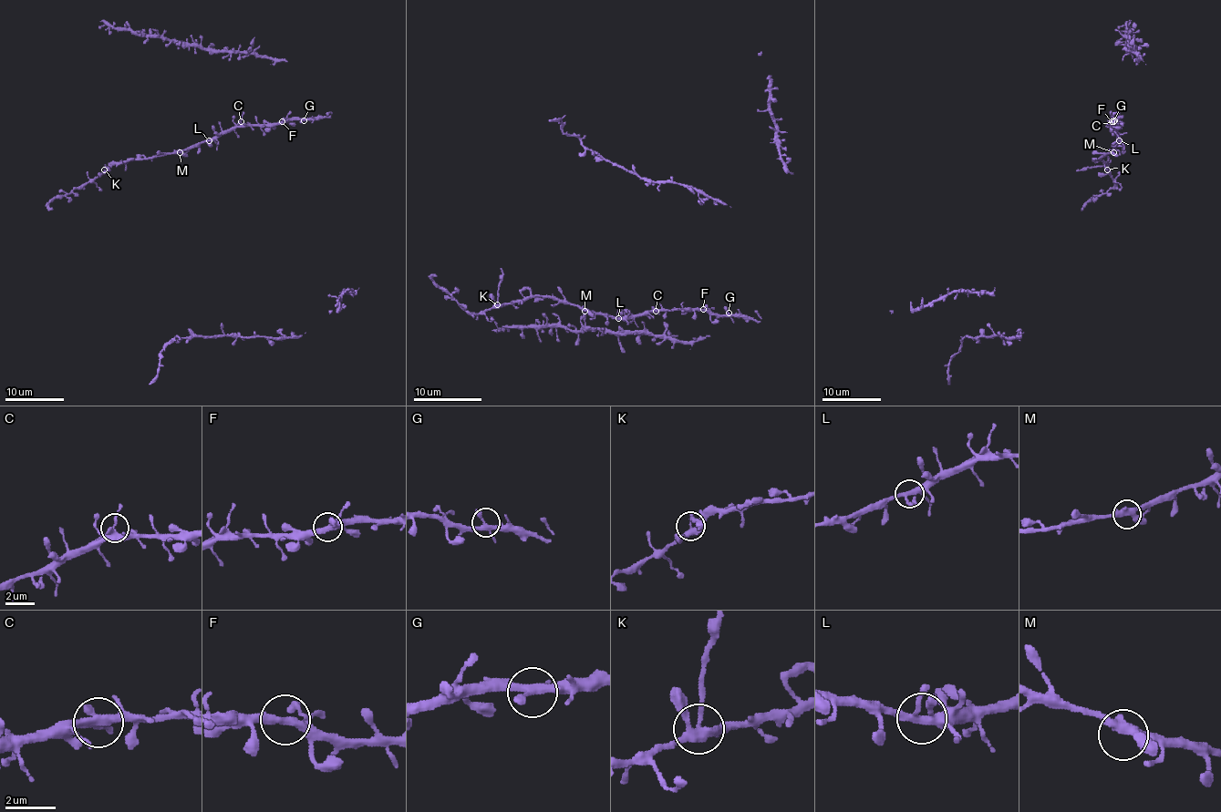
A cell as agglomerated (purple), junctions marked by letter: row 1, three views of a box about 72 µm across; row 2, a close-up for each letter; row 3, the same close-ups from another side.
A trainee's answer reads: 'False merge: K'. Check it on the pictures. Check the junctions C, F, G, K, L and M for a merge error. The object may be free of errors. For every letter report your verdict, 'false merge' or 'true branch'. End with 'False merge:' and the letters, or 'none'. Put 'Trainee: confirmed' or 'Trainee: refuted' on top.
Trainee: confirmed
C: true branch
F: true branch
G: true branch
K: false merge
L: true branch
M: true branch
False merge: K

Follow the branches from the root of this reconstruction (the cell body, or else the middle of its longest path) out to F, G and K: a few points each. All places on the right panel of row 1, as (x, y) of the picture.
F: (1110, 150), (1119, 140), (1112, 121)
G: (1110, 150), (1119, 140), (1112, 126), (1114, 120)
K: (1110, 150), (1100, 159), (1107, 165), (1107, 169)

